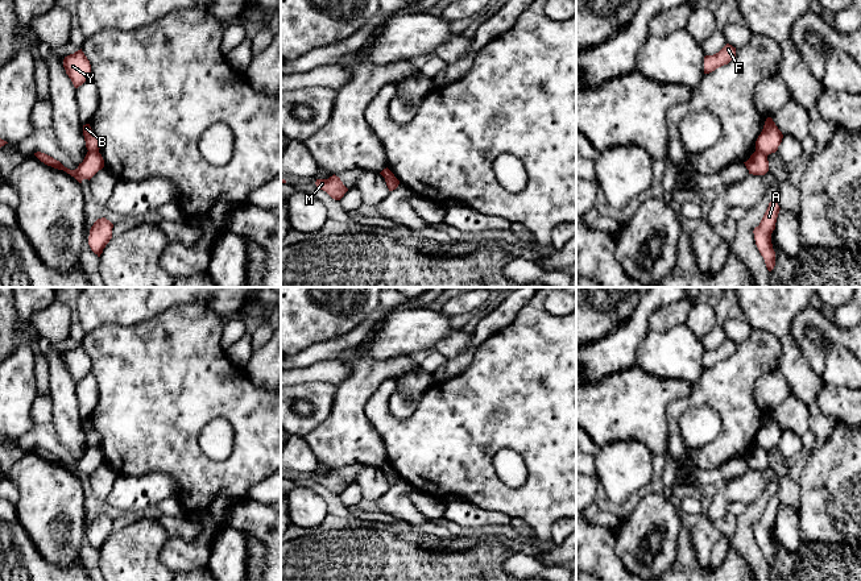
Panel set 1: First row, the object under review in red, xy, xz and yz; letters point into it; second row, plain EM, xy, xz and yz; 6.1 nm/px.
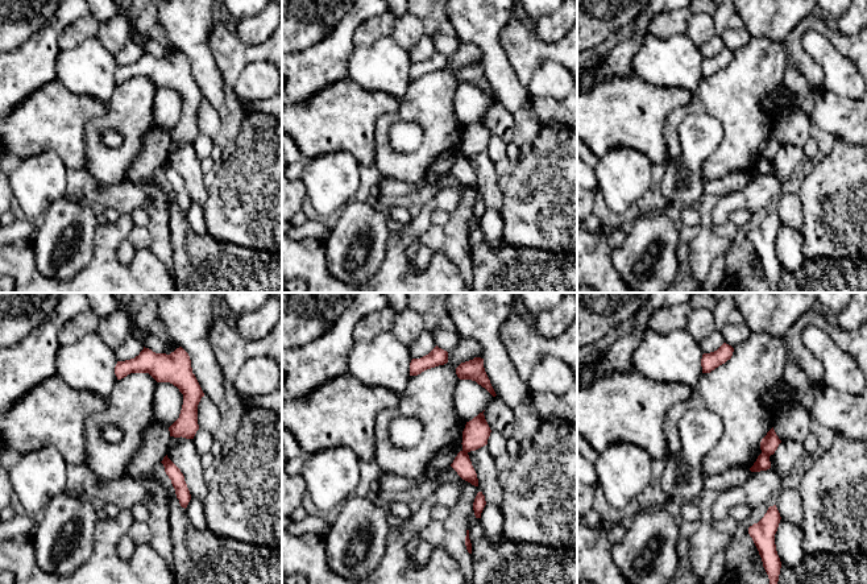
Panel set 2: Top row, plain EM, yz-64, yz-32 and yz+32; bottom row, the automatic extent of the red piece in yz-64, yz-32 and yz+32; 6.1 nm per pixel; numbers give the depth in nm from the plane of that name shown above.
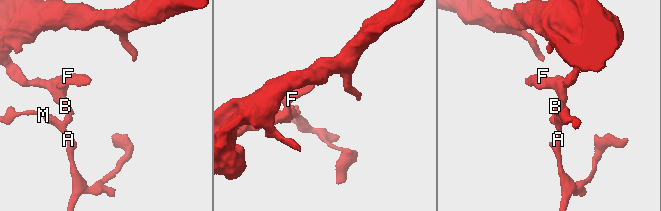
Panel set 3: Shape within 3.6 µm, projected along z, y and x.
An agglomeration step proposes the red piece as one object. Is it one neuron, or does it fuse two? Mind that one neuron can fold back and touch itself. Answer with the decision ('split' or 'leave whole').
split

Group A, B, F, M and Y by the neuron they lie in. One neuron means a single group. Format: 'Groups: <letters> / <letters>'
Groups: A M / B F Y

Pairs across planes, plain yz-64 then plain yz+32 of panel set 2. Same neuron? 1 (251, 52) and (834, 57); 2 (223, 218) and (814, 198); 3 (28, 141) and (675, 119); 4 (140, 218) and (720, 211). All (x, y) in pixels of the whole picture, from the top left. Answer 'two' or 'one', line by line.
1: two
2: one
3: two
4: two

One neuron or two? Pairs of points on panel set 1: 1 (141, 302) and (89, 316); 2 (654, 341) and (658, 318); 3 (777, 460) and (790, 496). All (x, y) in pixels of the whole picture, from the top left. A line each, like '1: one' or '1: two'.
1: one
2: two
3: one

